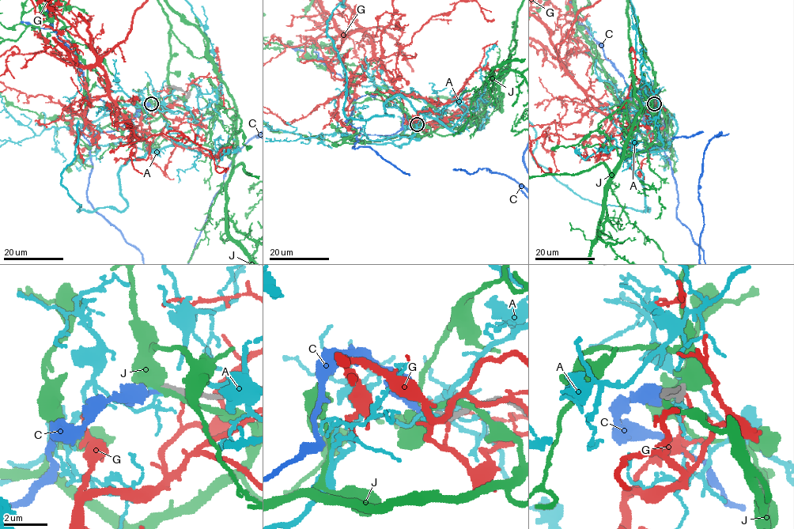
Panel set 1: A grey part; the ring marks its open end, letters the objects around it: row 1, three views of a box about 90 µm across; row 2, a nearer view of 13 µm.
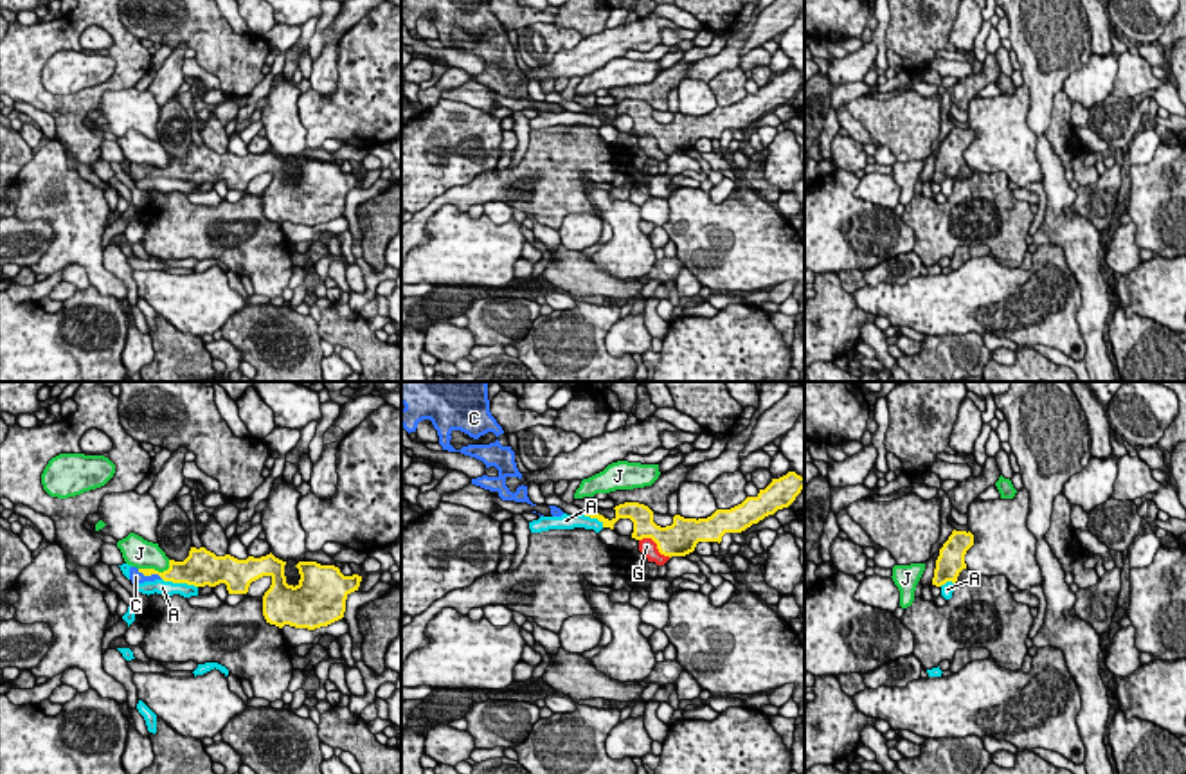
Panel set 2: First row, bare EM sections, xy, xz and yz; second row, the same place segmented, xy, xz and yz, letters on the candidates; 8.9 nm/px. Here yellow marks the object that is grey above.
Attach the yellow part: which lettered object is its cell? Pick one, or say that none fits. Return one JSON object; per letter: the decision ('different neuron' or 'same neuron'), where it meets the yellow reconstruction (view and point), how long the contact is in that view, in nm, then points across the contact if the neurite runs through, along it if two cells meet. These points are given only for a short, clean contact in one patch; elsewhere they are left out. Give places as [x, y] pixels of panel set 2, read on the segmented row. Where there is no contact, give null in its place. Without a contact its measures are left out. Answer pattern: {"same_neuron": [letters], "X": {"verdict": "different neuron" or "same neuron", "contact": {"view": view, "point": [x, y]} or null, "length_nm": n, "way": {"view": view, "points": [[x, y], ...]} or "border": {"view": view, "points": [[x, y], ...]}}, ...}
{"same_neuron": ["C"], "A": {"verdict": "different neuron", "contact": {"view": "xy", "point": [180, 582]}, "length_nm": 340}, "C": {"verdict": "same neuron", "contact": {"view": "xy", "point": [150, 575]}, "length_nm": 260, "way": {"view": "xy", "points": [[177, 573], [150, 575], [135, 576]]}}, "G": {"verdict": "different neuron", "contact": {"view": "xz", "point": [657, 546]}, "length_nm": 340, "border": {"view": "xz", "points": [[639, 539], [650, 539], [661, 553], [670, 557]]}}, "J": {"verdict": "different neuron", "contact": {"view": "xy", "point": [157, 571]}, "length_nm": 300, "border": {"view": "xy", "points": [[170, 560], [164, 571], [139, 569]]}}}

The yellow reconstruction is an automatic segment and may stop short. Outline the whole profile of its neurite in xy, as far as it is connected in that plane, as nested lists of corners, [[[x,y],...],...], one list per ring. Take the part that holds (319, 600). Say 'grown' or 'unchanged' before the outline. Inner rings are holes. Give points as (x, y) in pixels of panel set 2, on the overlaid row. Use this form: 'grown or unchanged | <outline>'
grown | [[[191,547],[184,562],[169,560],[169,569],[164,572],[130,567],[130,580],[131,583],[164,580],[194,587],[225,583],[229,594],[247,594],[252,581],[270,576],[272,585],[263,596],[266,623],[279,628],[290,625],[315,630],[344,617],[346,599],[358,590],[362,576],[344,576],[335,565],[299,562],[295,567],[301,580],[293,587],[286,583],[284,565],[286,562],[272,553],[238,560],[230,554],[216,556],[205,547]]]

